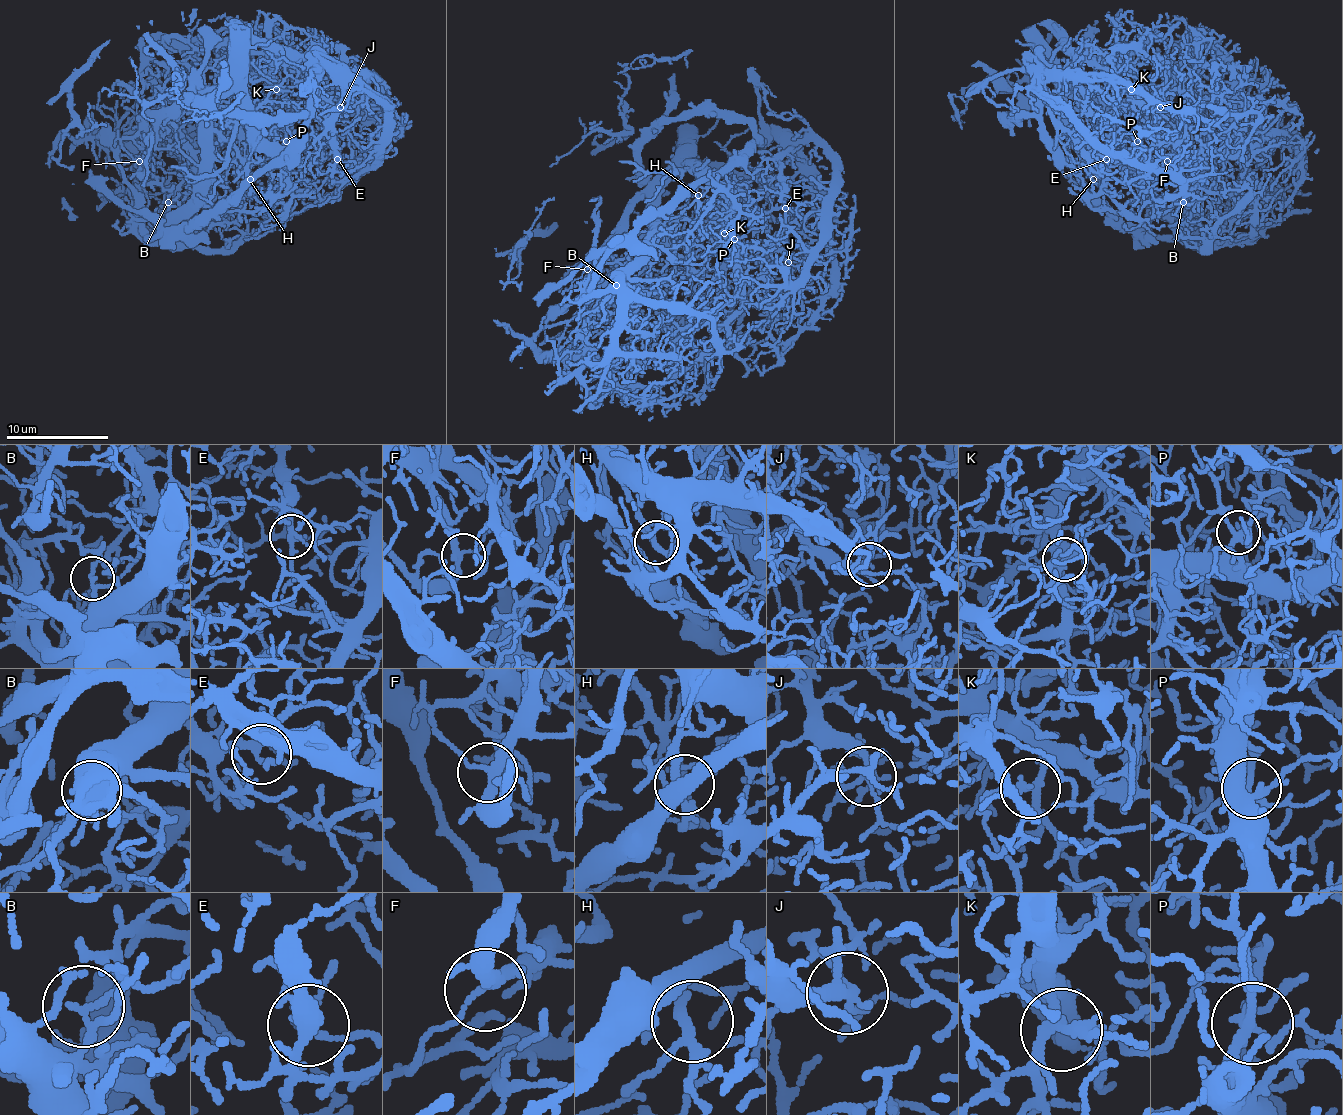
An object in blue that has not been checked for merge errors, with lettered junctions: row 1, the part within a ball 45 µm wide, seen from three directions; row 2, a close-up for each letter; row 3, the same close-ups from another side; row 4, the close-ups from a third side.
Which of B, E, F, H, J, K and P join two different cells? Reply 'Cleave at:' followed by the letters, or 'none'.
Cleave at: none

